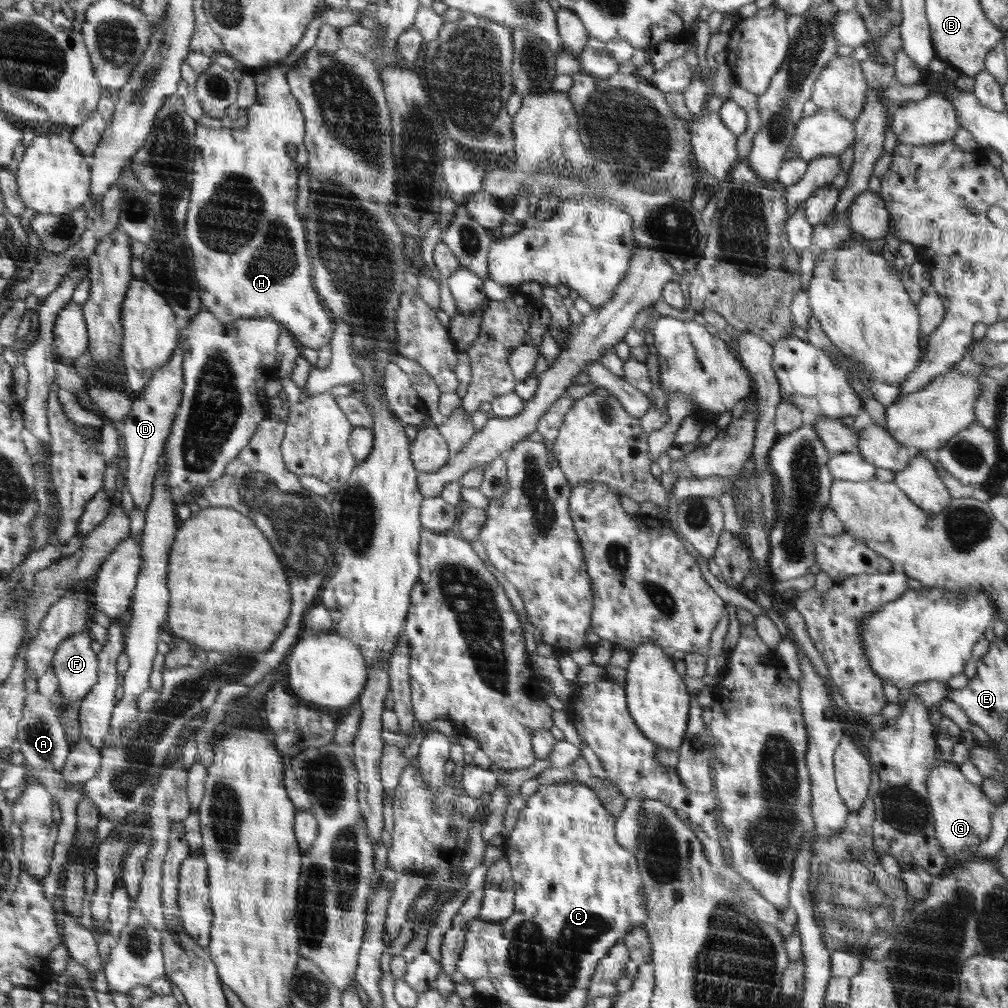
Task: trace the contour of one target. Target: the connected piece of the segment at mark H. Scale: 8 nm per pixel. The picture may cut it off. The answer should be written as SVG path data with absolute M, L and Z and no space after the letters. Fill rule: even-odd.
M281 66L269 67L264 69L260 74L253 75L256 86L257 95L256 103L247 109L248 124L243 129L219 128L212 129L203 125L195 126L194 146L195 157L193 160L193 181L189 190L189 203L187 206L187 215L185 218L185 235L190 245L193 261L195 262L195 277L199 286L199 300L203 309L216 315L218 321L222 325L228 325L232 321L244 321L244 319L254 319L254 317L270 317L276 322L282 322L282 326L286 327L286 331L296 340L297 344L303 348L310 348L317 351L320 348L330 344L332 337L332 322L326 316L326 310L322 308L322 302L318 298L318 291L314 290L312 284L312 276L310 276L310 258L308 258L308 250L306 250L306 236L308 232L305 230L305 224L302 218L296 213L296 164L292 157L288 156L288 142L292 140L302 140L304 136L304 117L300 112L300 104L297 102L292 91L289 89L289 81L285 74L285 69Z

